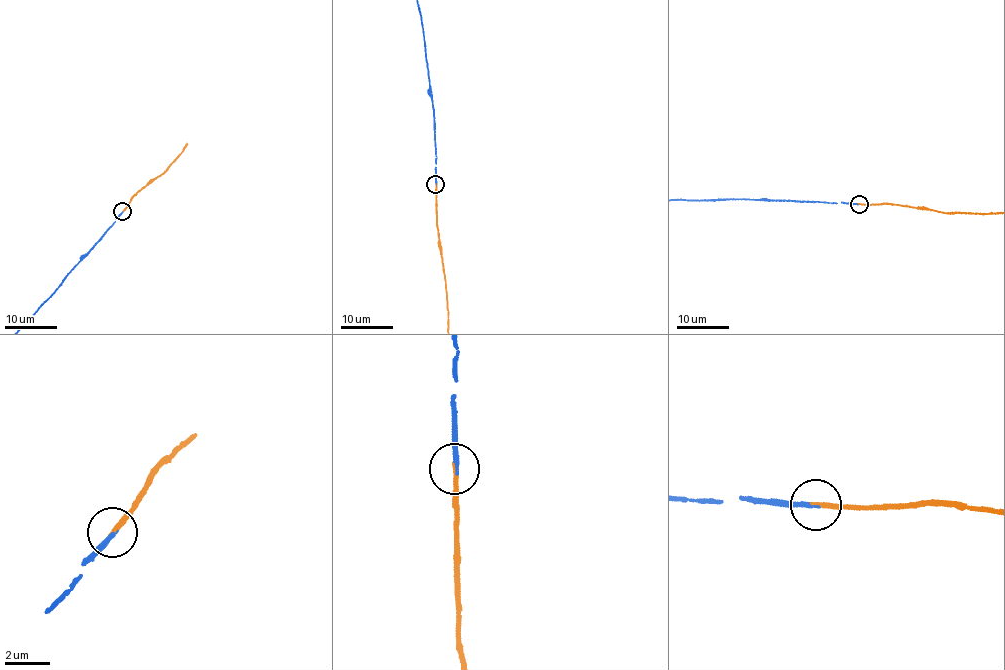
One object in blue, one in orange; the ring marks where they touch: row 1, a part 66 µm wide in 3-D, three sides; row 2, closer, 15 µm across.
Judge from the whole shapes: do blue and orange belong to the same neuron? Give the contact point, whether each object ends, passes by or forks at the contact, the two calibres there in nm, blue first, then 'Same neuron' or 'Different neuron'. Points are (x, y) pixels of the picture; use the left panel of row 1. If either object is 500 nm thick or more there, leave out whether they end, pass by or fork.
Place: (122, 211). At the ring blue ends. At the ring orange ends. Thickness 180 nm (blue) against 200 nm. Same neuron

